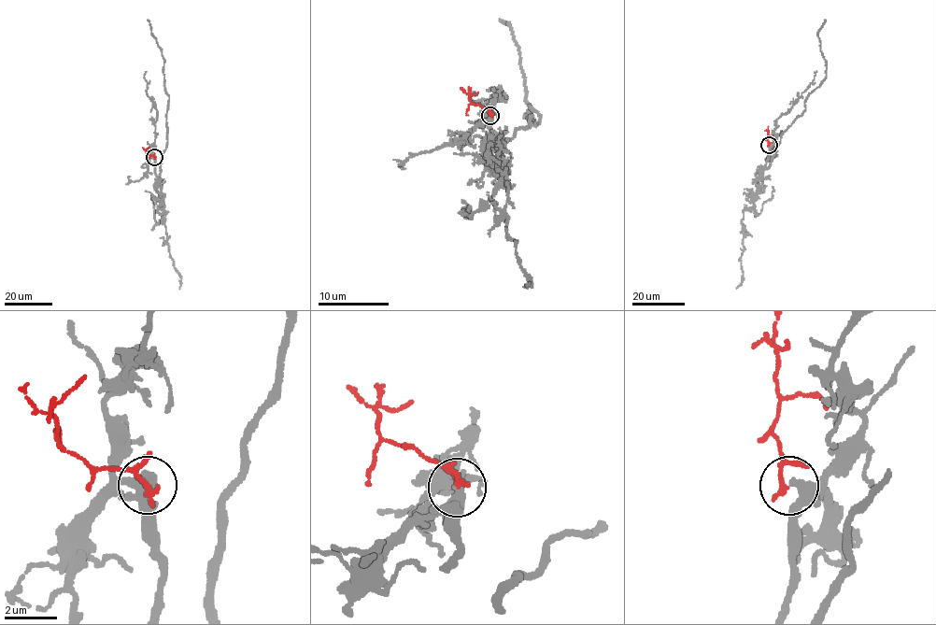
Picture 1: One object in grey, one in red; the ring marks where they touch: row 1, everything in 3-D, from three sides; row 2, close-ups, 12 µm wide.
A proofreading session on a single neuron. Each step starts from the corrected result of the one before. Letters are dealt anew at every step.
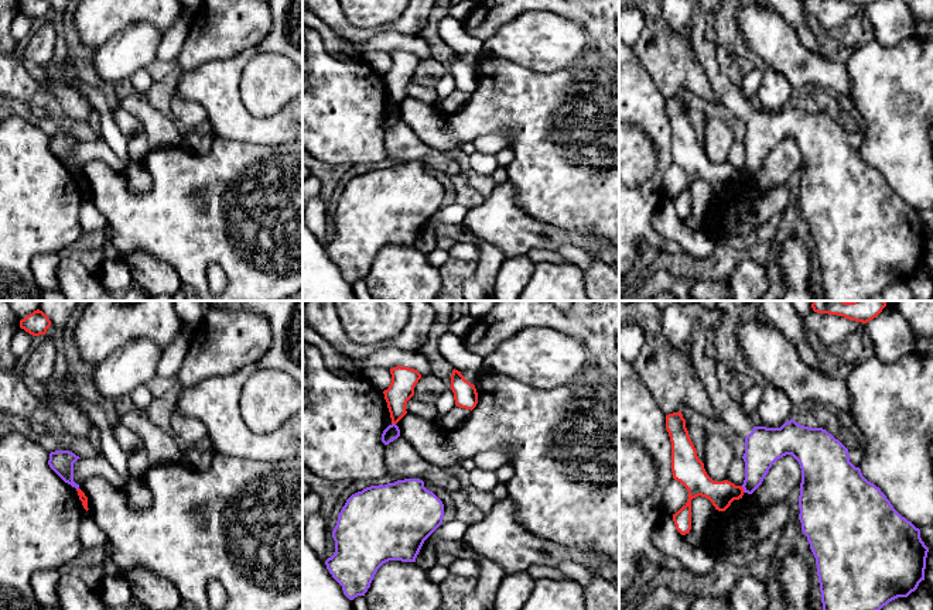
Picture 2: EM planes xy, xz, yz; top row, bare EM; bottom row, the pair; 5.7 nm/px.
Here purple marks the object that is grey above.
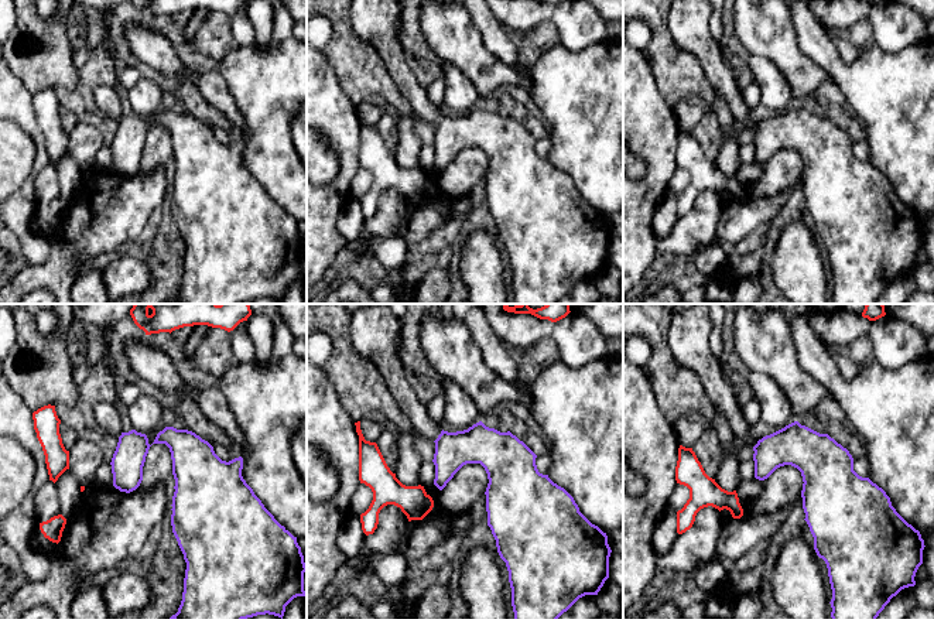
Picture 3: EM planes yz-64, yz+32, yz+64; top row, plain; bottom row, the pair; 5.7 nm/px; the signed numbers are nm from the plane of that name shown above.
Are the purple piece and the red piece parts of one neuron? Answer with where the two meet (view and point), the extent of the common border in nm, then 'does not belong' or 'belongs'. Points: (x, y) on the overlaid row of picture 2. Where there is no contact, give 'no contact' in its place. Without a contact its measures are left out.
contact yz (742, 487); length 50 nm; does not belong

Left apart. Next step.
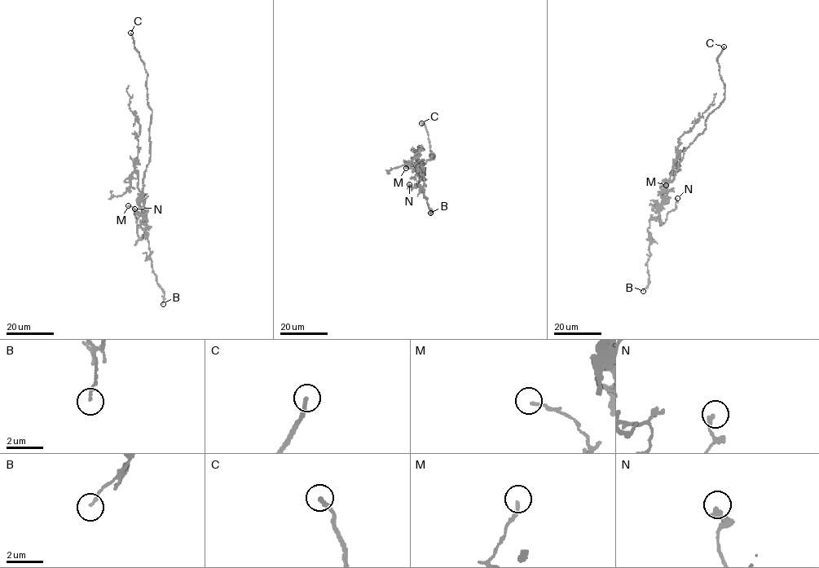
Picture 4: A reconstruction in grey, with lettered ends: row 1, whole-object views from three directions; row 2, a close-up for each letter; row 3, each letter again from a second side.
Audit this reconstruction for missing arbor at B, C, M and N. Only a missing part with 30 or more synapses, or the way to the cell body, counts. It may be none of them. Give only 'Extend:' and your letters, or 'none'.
Extend: C

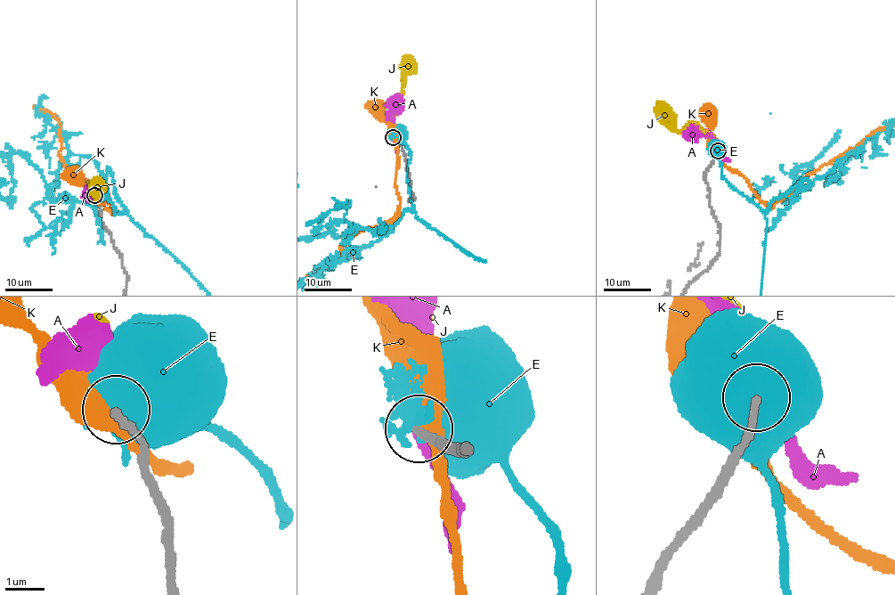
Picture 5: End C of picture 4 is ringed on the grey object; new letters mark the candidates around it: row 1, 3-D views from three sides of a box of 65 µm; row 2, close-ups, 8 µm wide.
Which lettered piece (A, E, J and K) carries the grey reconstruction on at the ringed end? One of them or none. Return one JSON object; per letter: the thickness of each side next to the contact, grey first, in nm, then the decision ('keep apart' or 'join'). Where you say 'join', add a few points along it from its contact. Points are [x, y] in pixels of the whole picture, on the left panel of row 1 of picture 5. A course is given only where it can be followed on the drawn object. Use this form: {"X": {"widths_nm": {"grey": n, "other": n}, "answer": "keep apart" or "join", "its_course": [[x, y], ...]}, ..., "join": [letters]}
{"A": {"widths_nm": {"grey": 240, "other": 240}, "answer": "keep apart"}, "E": {"widths_nm": {"grey": 280, "other": 550}, "answer": "keep apart"}, "J": {"widths_nm": {"grey": 240, "other": 220}, "answer": "join", "its_course": [[93, 195], [93, 184], [90, 183], [96, 197], [96, 190], [101, 186]]}, "K": {"widths_nm": {"grey": 320, "other": 320}, "answer": "keep apart"}, "join": ["J"]}

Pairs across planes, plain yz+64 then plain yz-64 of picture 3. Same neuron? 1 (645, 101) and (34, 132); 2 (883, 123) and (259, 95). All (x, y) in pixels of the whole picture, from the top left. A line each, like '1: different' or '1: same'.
1: same
2: same

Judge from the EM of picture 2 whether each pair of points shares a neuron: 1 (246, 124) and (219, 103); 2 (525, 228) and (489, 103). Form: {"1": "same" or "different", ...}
{"1": "same", "2": "different"}

